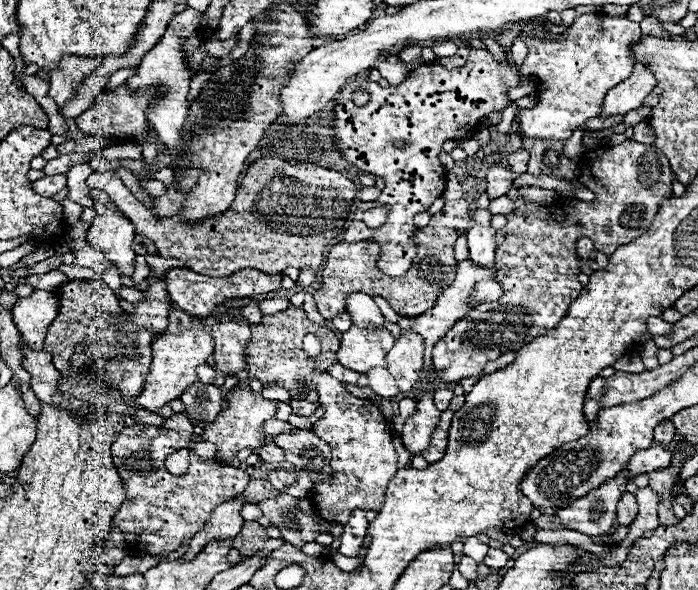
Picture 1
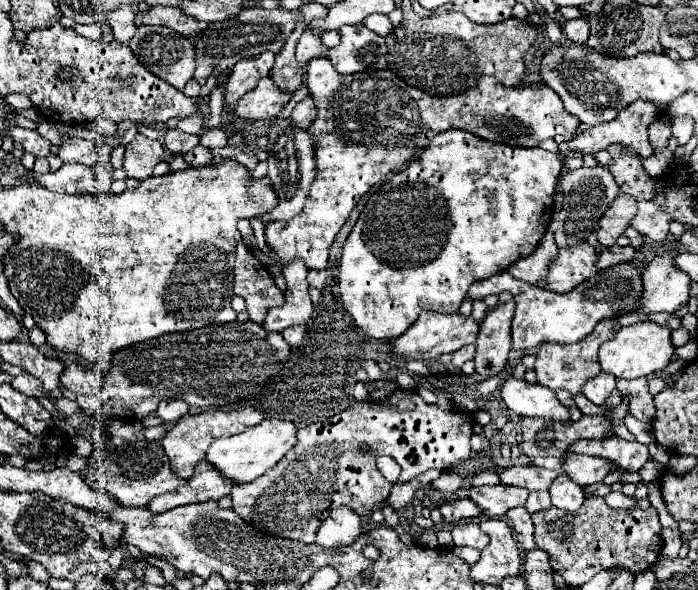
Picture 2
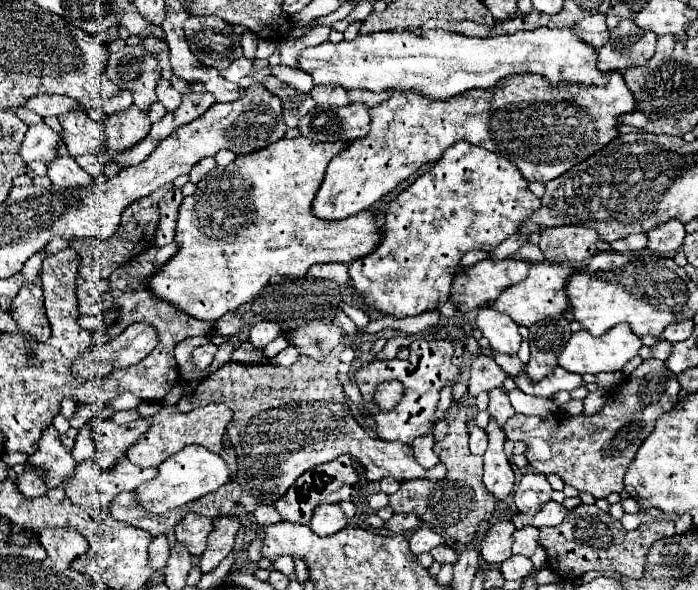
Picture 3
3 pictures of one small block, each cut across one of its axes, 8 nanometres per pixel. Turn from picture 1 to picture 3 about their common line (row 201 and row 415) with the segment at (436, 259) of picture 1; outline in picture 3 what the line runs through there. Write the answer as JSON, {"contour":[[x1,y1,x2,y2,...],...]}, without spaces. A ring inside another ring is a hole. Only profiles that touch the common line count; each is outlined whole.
{"contour":[[462,408,456,416,446,416,448,436,434,444,434,452,440,462,446,464,446,478,440,482,428,480,404,480,400,490,390,496,390,508,396,514,414,512,430,526,442,530,456,542,474,540,480,522,490,518,496,508,496,498,482,484,482,458,470,454,468,448,468,428,466,428,466,408]]}

